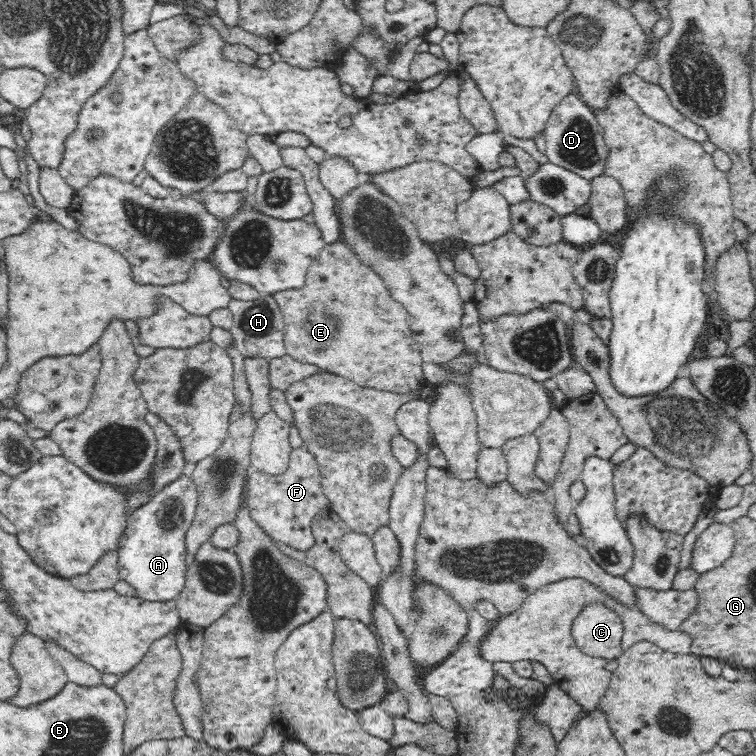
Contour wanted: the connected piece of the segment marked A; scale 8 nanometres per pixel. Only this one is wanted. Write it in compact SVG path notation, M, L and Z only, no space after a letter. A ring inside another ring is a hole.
M187 475L163 486L147 503L139 506L127 518L127 527L119 538L117 550L120 579L126 581L135 590L135 596L150 602L166 602L174 600L185 585L188 568L185 536L192 524L197 507L196 485Z

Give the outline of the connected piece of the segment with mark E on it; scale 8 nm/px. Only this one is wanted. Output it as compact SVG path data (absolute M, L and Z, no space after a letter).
M343 241L326 244L314 257L304 286L273 295L283 315L283 343L288 356L323 371L350 379L354 384L396 394L409 394L427 384L424 380L421 346L410 331L404 306L390 297L385 282Z

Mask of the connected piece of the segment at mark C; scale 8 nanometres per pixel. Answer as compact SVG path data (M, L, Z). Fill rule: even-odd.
M588 603L571 626L576 646L586 655L617 660L622 649L622 619L604 603Z

